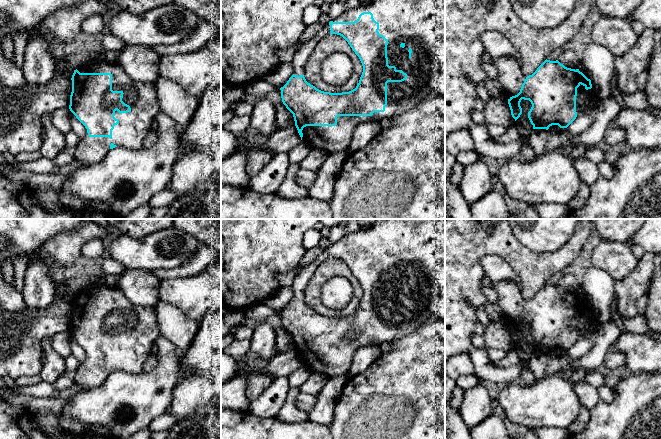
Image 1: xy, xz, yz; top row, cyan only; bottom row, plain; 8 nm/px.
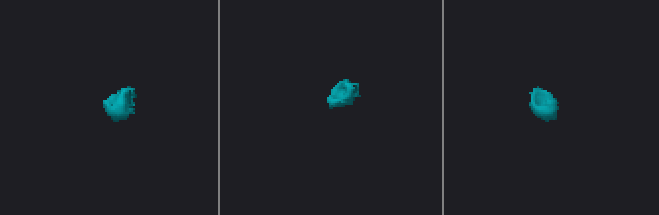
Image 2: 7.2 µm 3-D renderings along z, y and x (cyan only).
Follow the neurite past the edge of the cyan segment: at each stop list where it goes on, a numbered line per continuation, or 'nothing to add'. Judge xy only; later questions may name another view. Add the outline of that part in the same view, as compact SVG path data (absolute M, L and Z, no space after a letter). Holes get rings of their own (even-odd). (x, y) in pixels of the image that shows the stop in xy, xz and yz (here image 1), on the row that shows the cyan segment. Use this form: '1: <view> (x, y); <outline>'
1: xy (134, 126); M95 61L77 70L80 73L111 73L112 90L122 91L124 93L122 101L130 106L131 111L122 114L117 110L115 111L114 117L119 120L119 123L114 126L111 139L109 137L89 137L88 133L86 133L86 136L79 141L75 148L75 159L81 164L97 163L111 150L111 143L117 147L128 149L142 148L144 138L148 135L156 116L161 112L155 84L136 82L127 75L120 65L107 61Z

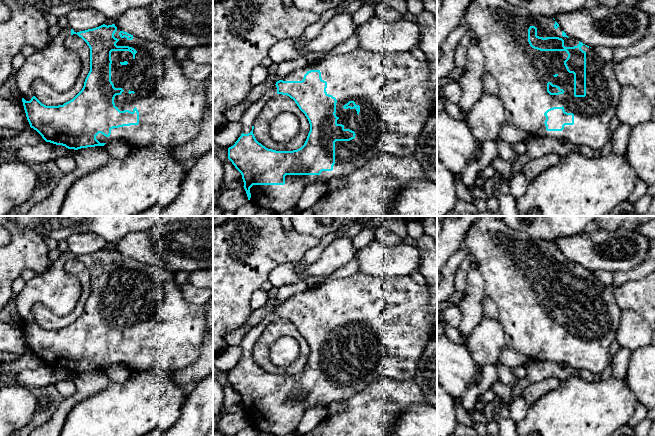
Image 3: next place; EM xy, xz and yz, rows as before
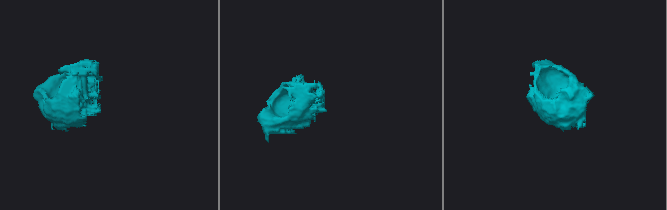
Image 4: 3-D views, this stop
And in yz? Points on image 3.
1: yz (522, 73); M473 0L466 10L463 24L475 33L484 55L485 70L498 84L506 124L520 128L530 136L588 146L593 151L600 151L605 146L610 139L609 124L616 117L621 86L612 65L602 60L593 48L581 47L586 52L586 96L575 97L574 74L569 73L564 65L567 52L540 51L532 48L528 42L528 29L535 26L539 37L559 37L564 40L565 47L577 46L578 40L563 37L560 26L554 28L553 18L533 15L526 8L511 5L506 0ZM548 82L559 86L564 93L550 95L547 92ZM562 106L565 112L574 114L574 124L565 125L562 131L547 131L544 113L550 108Z

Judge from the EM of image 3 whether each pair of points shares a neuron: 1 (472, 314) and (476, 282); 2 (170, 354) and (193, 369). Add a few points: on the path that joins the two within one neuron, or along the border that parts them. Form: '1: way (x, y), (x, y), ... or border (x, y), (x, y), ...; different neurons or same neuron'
1: way (472, 306), (475, 290); same neuron
2: border (201, 345), (199, 356), (186, 366); different neurons

